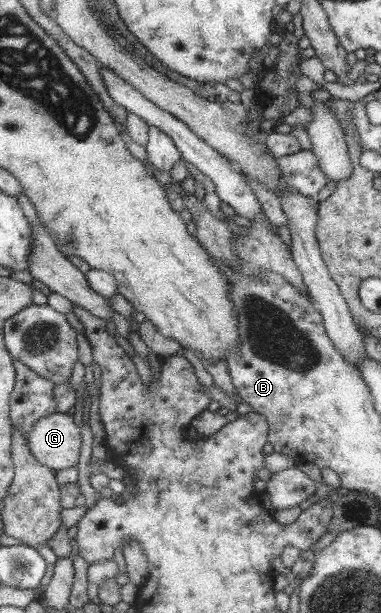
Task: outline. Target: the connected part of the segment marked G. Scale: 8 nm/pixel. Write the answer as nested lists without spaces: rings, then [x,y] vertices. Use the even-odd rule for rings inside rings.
[[[61,412],[40,419],[30,436],[33,456],[53,471],[76,467],[81,457],[81,426]]]

